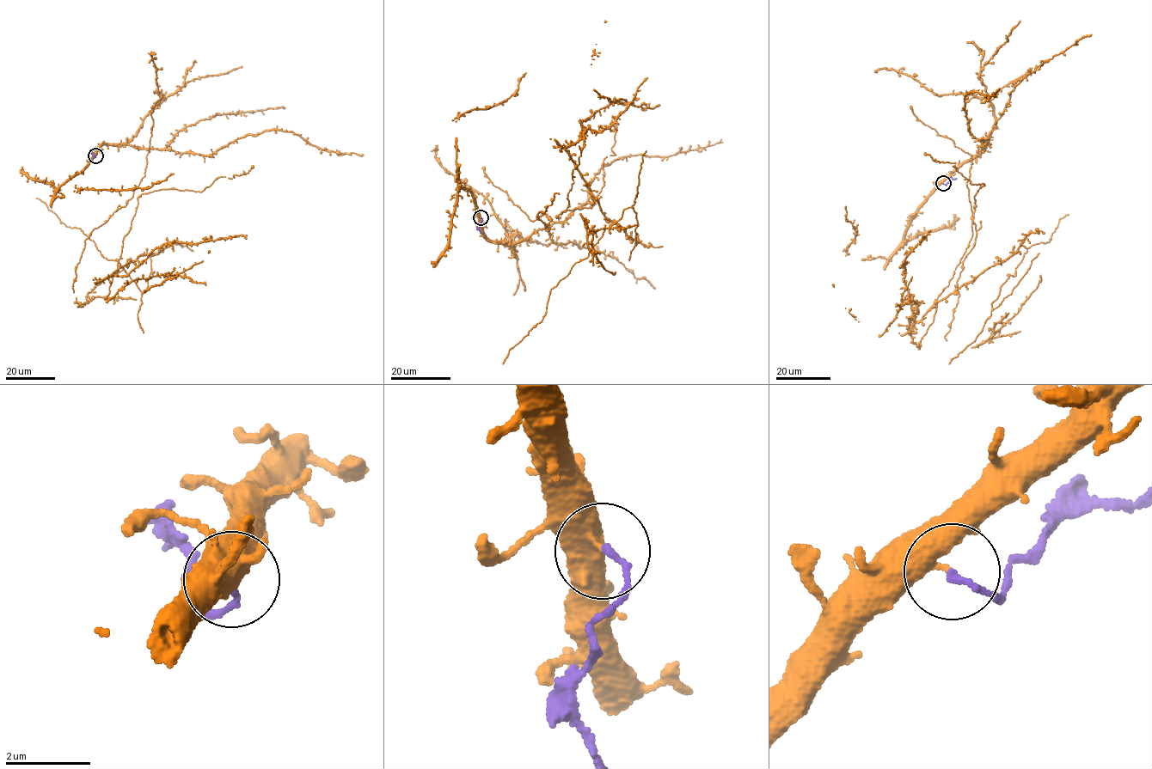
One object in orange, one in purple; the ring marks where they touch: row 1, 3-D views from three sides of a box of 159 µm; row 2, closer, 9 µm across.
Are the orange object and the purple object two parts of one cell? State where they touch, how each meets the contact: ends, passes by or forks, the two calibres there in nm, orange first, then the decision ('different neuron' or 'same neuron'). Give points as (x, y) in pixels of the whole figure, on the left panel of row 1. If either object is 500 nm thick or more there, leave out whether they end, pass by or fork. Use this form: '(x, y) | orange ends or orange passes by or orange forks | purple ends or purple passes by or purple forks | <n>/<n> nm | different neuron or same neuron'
(95, 155) | orange ends | purple ends | 360/130 nm | different neuron

